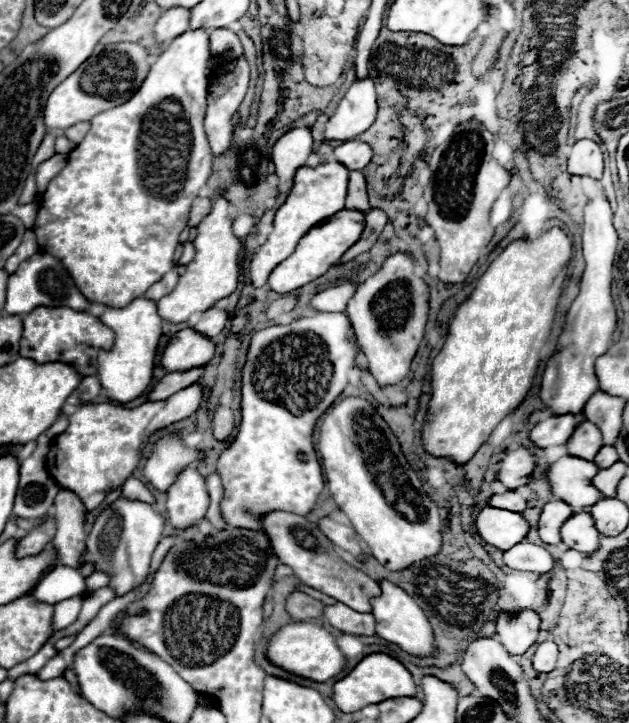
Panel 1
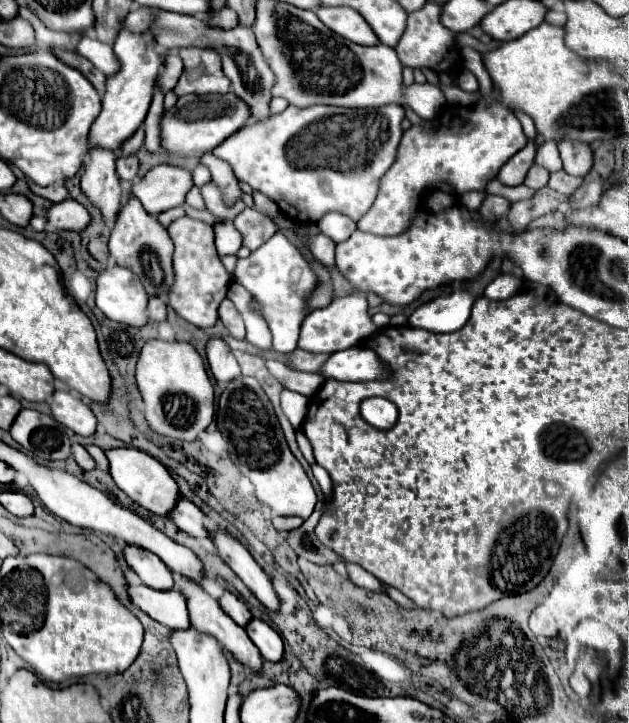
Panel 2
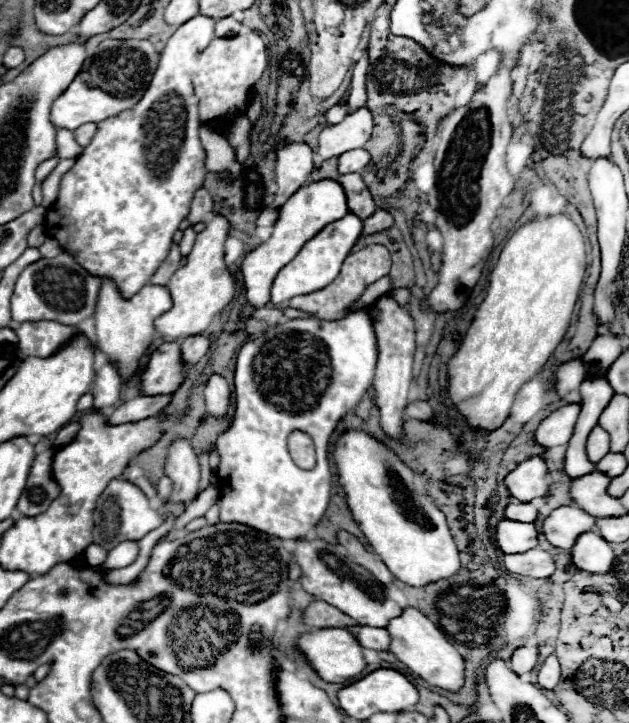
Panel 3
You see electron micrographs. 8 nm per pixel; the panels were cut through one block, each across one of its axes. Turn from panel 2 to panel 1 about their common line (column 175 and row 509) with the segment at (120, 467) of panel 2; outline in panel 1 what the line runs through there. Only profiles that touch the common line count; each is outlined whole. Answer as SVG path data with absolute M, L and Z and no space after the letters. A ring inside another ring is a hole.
M486 506L476 516L476 530L488 544L496 546L498 550L508 550L524 540L528 522L520 512Z

